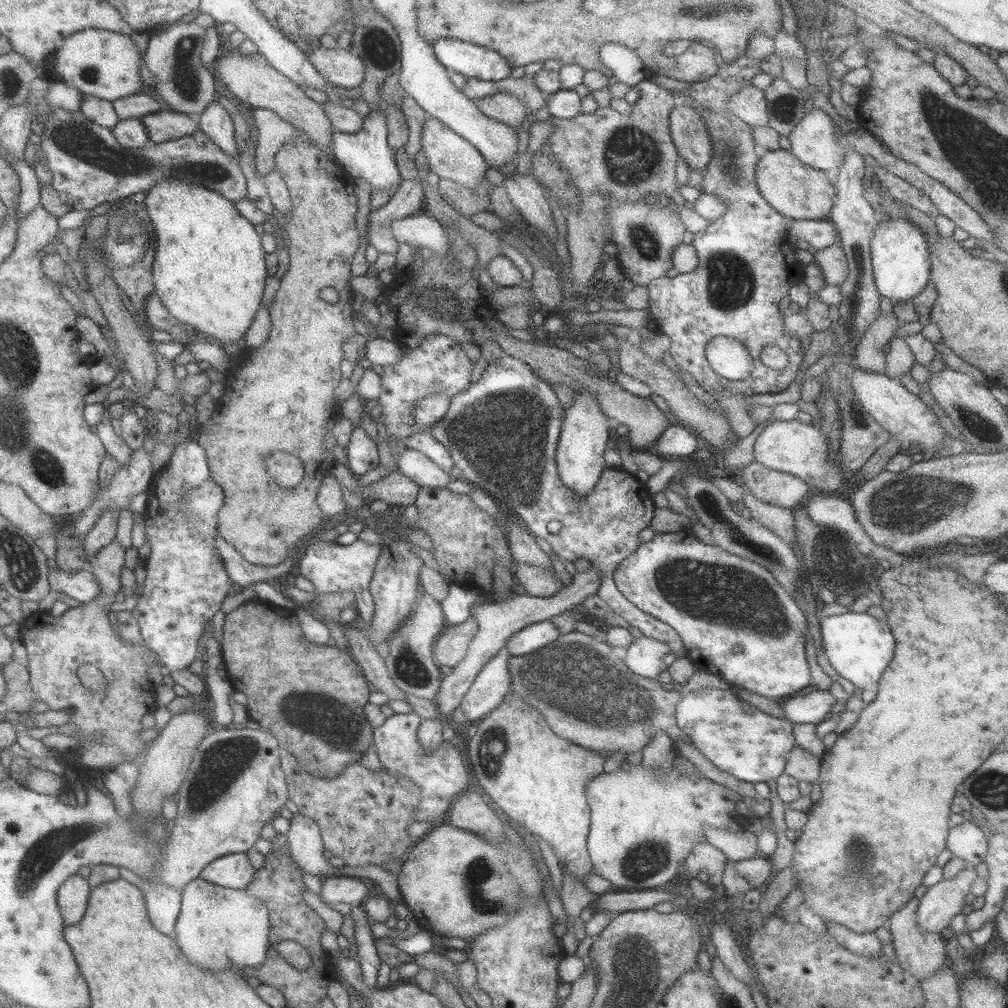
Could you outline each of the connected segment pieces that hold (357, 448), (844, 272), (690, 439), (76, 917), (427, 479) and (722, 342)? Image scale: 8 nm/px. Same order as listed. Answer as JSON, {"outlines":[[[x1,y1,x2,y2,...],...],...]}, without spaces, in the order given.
{"outlines":[[[356,427,352,432,345,452,348,456,348,466,359,476,368,470,381,467,378,446,361,427]],[[834,244,817,250,813,254,813,262,821,268,825,286,839,286,847,280,849,274,847,256,841,246]],[[670,426,655,442,656,454,663,458,693,459,698,436,686,427]],[[68,875,57,892,57,902,65,924,80,922,86,914,91,888,80,875]],[[413,448,399,452,396,461,397,470,421,487,444,488,447,482,454,480,450,473,444,472,431,458]],[[718,335,711,338,707,342,705,355,711,369,731,381,748,378,756,367,748,347,731,336]]]}

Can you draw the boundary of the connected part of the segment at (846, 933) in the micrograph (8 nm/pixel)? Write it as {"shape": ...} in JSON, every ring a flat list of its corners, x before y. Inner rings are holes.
{"shape":[[824,920,828,932,839,942,854,954,864,955,867,957,882,956,882,942,877,934,868,931,864,934,858,934,846,926,831,920]]}

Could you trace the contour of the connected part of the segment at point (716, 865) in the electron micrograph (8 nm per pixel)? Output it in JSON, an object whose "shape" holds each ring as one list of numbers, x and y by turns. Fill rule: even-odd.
{"shape":[[698,841,687,854,682,871,688,878,694,878,704,870,709,876,709,883,715,886,722,882,726,861,727,856,722,851,706,841]]}

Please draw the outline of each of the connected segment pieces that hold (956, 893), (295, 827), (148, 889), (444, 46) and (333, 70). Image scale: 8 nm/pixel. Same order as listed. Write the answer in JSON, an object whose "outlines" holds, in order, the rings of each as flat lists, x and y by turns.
{"outlines":[[[968,866,953,879,942,879,929,886,916,911,918,924,933,933,948,928,952,918,961,914,966,904,964,898,971,893,972,885,978,877,975,867]],[[296,813,290,820,286,849,291,852,291,857,304,868,306,872,324,877,334,877,336,868,324,857,325,846,319,824,309,816]],[[120,870,120,876,128,882,134,882,143,892,147,905,147,912,154,926,168,936,174,936,176,920,181,912,181,893,174,887,147,883,144,878,140,880,131,870]],[[455,38,431,42,436,58,450,72,484,80,500,80,511,76,512,64,494,50]],[[324,45,313,46,312,50,305,52,308,60,316,67,316,70,327,80,330,84,335,84,344,89,351,89,359,87,365,77,365,64,359,56,355,56,348,51,348,48,328,48]]]}

